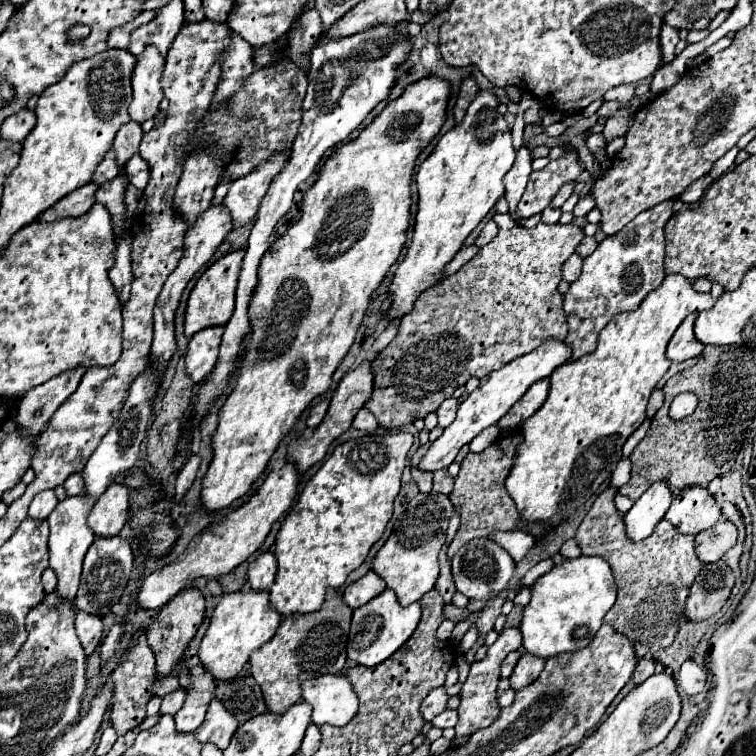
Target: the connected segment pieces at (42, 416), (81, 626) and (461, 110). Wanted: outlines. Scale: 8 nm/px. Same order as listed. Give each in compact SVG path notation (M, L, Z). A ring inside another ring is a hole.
M73 367L71 371L65 371L63 375L27 391L17 407L17 423L29 435L43 433L43 427L49 423L55 409L75 391L83 373L85 367Z
M77 611L75 631L77 631L77 637L81 639L81 645L85 649L85 655L91 655L93 649L103 639L103 623L101 623L99 615L93 615L93 613Z
M467 77L461 81L461 87L459 87L459 93L457 93L457 101L455 101L455 109L453 109L453 119L455 123L459 123L471 103L471 99L475 99L475 95L479 93L479 87L475 83L475 79Z

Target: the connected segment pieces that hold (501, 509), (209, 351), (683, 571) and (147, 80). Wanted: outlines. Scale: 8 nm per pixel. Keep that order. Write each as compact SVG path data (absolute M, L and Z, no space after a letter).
M517 429L501 431L499 437L485 451L469 453L461 461L461 471L455 477L455 485L453 485L453 491L449 495L451 503L455 505L455 511L459 513L459 519L461 519L461 527L459 527L459 531L457 531L453 543L449 545L449 551L447 551L449 561L453 559L457 549L461 549L467 541L471 541L475 537L489 539L491 533L495 533L495 531L517 531L517 529L521 529L533 537L541 537L547 531L547 527L543 523L531 523L525 529L521 515L505 489L505 479L511 471L511 465L515 463L517 447L521 441L523 441L521 431L517 431Z
M205 327L199 333L195 333L187 345L185 353L185 367L187 375L199 383L203 377L207 377L219 357L219 345L223 337L223 327Z
M605 489L597 497L579 525L575 541L583 555L603 557L611 565L617 583L617 601L605 615L605 623L633 643L637 657L655 655L675 641L689 587L703 563L695 555L693 535L679 533L667 519L655 525L651 537L643 541L627 539L623 515L613 503L615 493L617 489Z
M147 47L147 51L137 57L133 75L133 101L129 105L129 115L135 123L143 123L159 111L159 103L163 99L163 91L159 87L163 63L165 59L159 55L159 51L155 51L155 47Z

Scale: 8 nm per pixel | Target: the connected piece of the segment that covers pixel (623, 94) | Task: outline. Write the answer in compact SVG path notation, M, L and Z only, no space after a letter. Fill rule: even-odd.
M619 85L619 87L609 89L603 99L605 101L619 101L621 105L627 105L633 99L633 91L635 91L635 85Z

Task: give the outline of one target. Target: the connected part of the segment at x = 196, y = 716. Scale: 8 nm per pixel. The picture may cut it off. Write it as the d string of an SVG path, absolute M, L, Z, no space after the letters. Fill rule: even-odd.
M203 667L195 675L191 675L189 687L185 687L185 703L175 715L177 729L187 733L195 731L203 719L209 703L215 699L215 677Z

